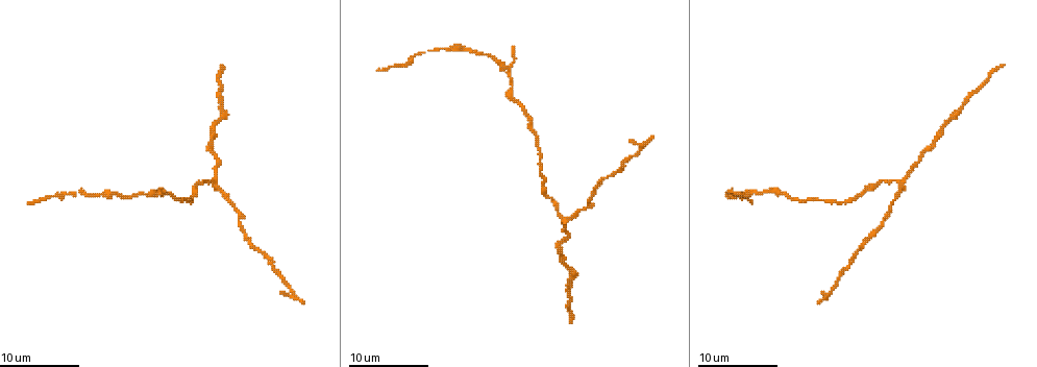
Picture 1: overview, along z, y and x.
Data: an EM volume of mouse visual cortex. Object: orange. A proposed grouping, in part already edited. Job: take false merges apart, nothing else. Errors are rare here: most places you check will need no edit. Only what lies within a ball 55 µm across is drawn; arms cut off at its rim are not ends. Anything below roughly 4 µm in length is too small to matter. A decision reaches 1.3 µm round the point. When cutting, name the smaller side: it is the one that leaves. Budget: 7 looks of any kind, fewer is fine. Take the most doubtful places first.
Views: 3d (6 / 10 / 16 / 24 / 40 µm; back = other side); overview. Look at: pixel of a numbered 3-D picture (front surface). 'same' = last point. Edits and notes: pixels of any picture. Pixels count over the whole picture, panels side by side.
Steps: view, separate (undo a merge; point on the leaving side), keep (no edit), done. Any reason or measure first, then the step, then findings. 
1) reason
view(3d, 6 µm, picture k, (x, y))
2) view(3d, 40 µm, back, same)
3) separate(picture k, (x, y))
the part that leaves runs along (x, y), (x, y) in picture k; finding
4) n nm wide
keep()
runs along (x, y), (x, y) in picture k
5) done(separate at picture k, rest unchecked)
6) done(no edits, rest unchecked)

arms part here
view(3d, 6 µm, picture 1, (566, 220))

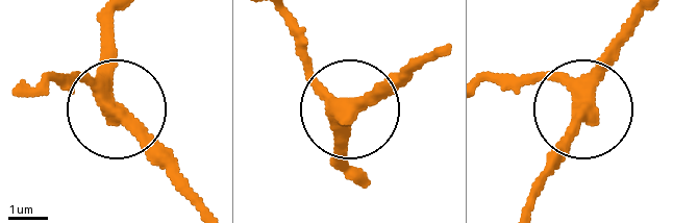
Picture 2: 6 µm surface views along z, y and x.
360 nm wide
keep()
runs along (490, 76), (540, 76), (576, 100), (600, 56), (646, 10) in picture 2; one cell here

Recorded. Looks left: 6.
thick turns thin
view(3d, 16 µm, picture 1, (863, 242))

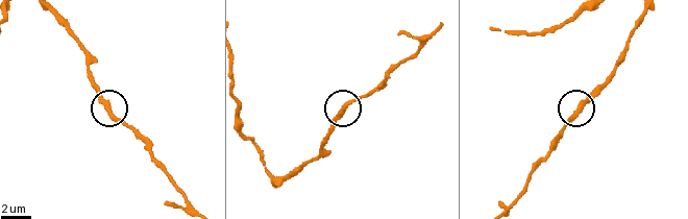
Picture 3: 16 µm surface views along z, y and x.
keep()
one cell here

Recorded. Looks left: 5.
calibre changes
view(3d, 6 µm, picture 1, (771, 190))

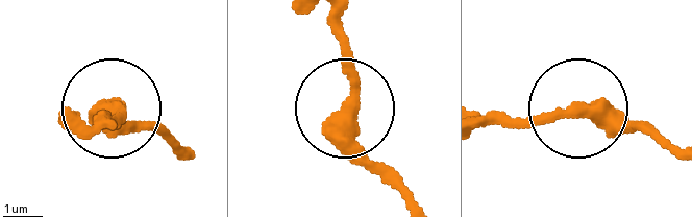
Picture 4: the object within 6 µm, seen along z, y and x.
view(3d, 6 µm, back, picture 4, (350, 111))

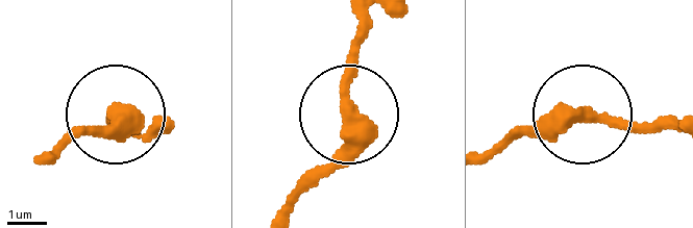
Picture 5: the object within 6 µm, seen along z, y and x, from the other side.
420 nm wide
keep()
runs along (278, 213), (341, 144), (354, 24) in picture 5; continuous, no second cell

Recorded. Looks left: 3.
thick turns thin
view(3d, 10 µm, picture 1, (973, 91))

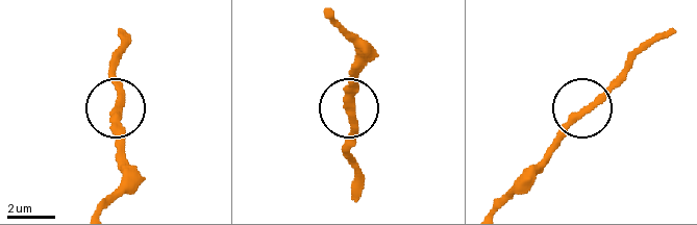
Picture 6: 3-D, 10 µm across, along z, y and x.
view(3d, 6 µm, picture 6, (116, 109))

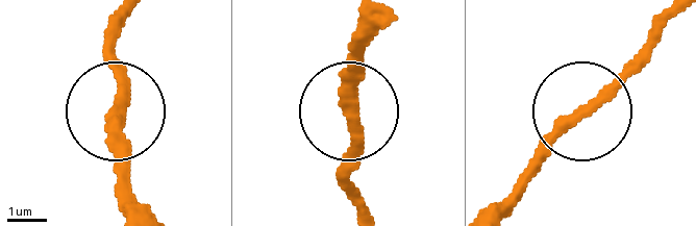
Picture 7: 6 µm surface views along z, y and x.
keep()
runs along (355, 18), (345, 197) in picture 7; all the same cell

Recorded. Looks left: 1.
done(no edits, rest unchecked)

